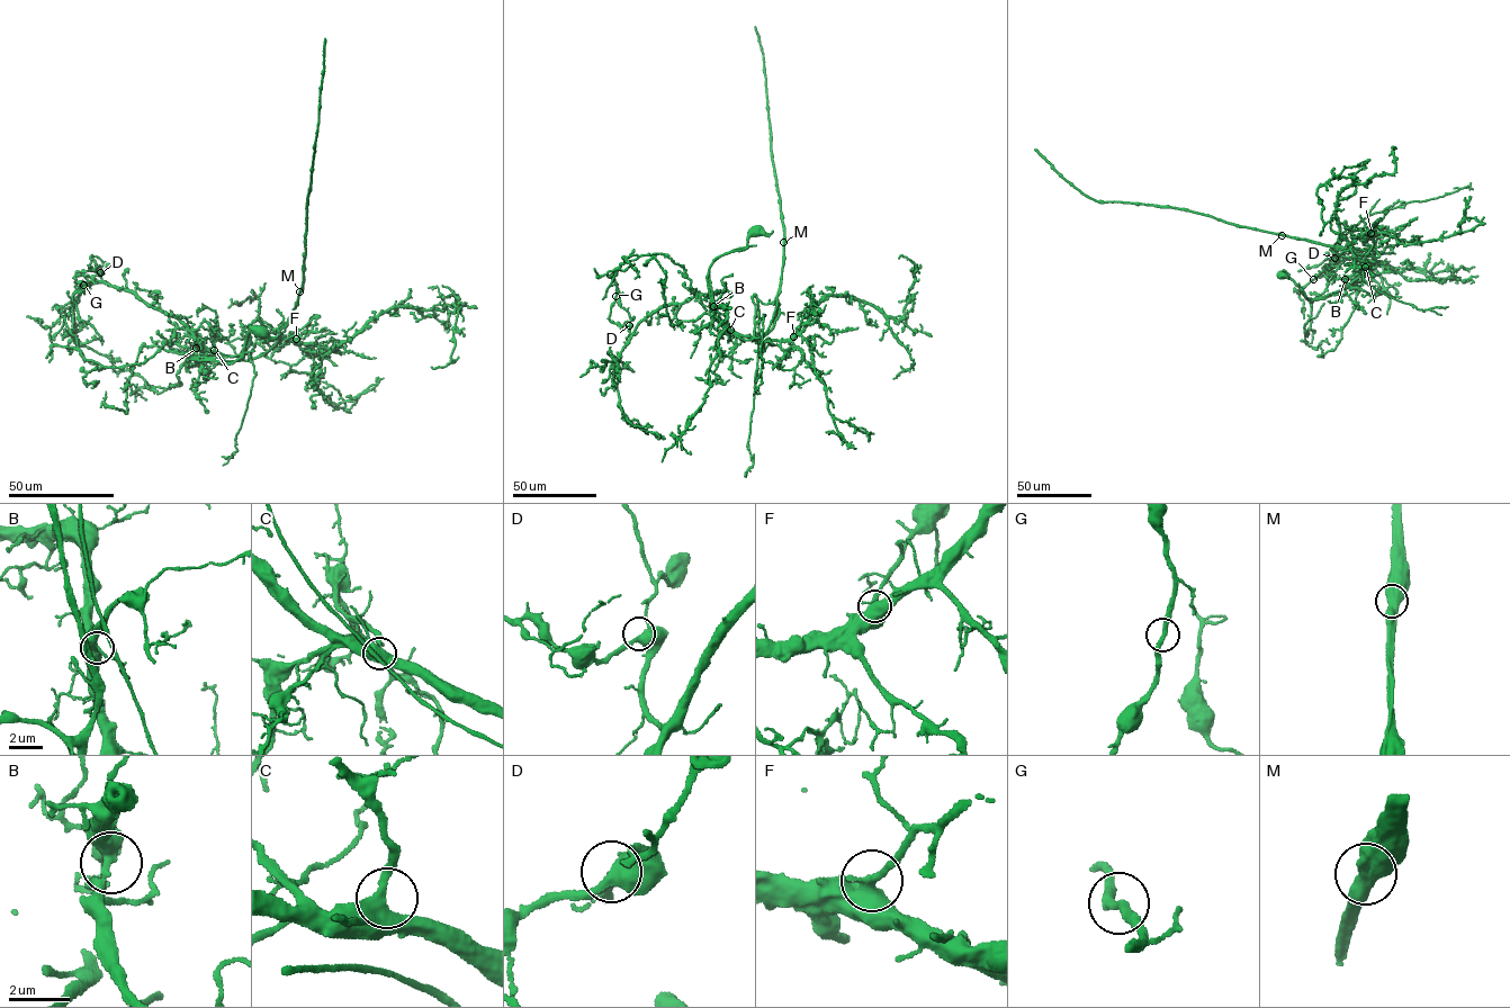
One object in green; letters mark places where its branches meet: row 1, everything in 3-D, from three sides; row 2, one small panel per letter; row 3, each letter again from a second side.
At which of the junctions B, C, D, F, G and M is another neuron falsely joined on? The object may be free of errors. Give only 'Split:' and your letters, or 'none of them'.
Split: M

